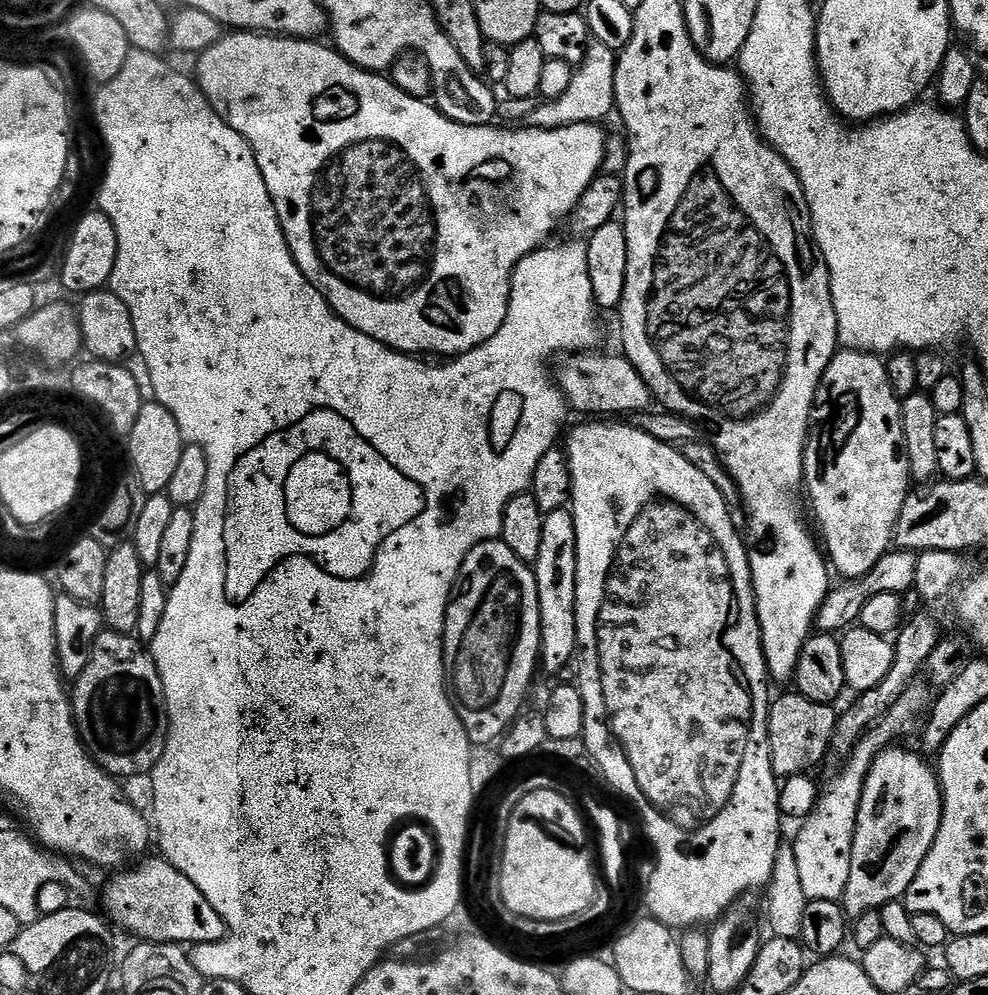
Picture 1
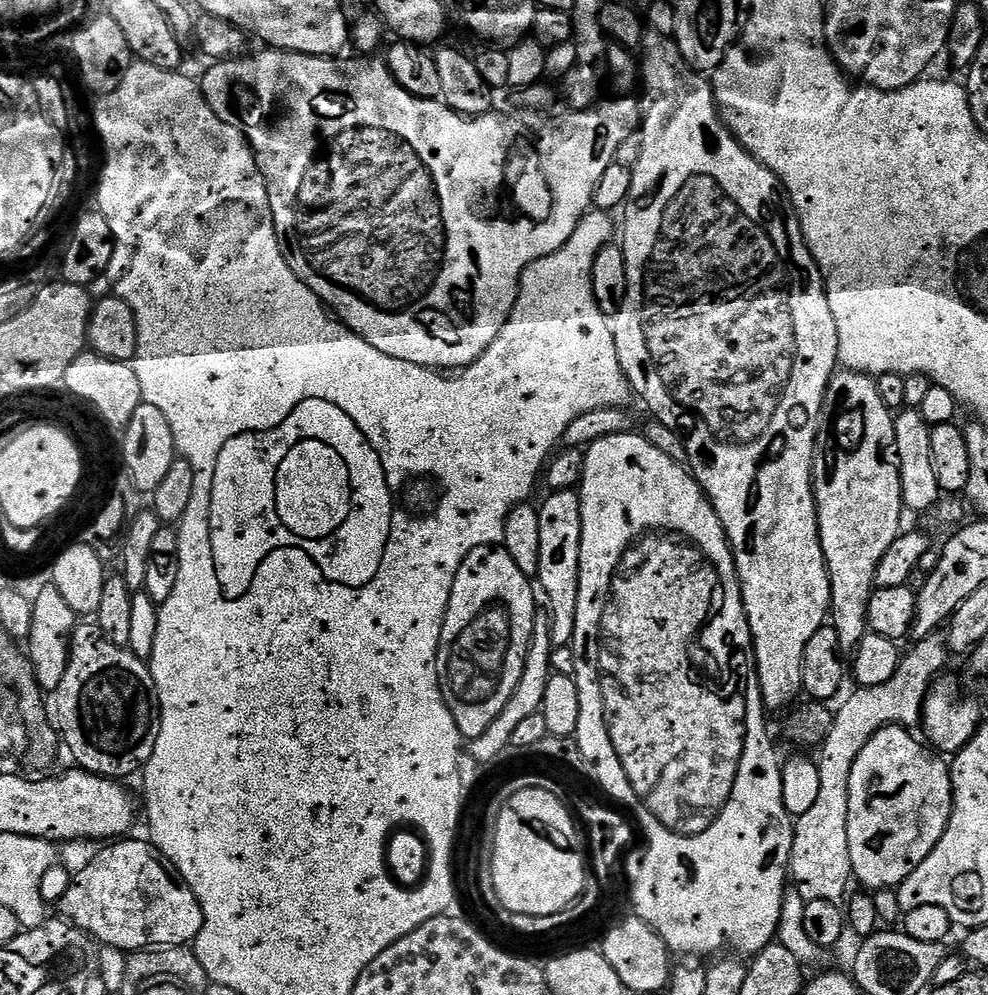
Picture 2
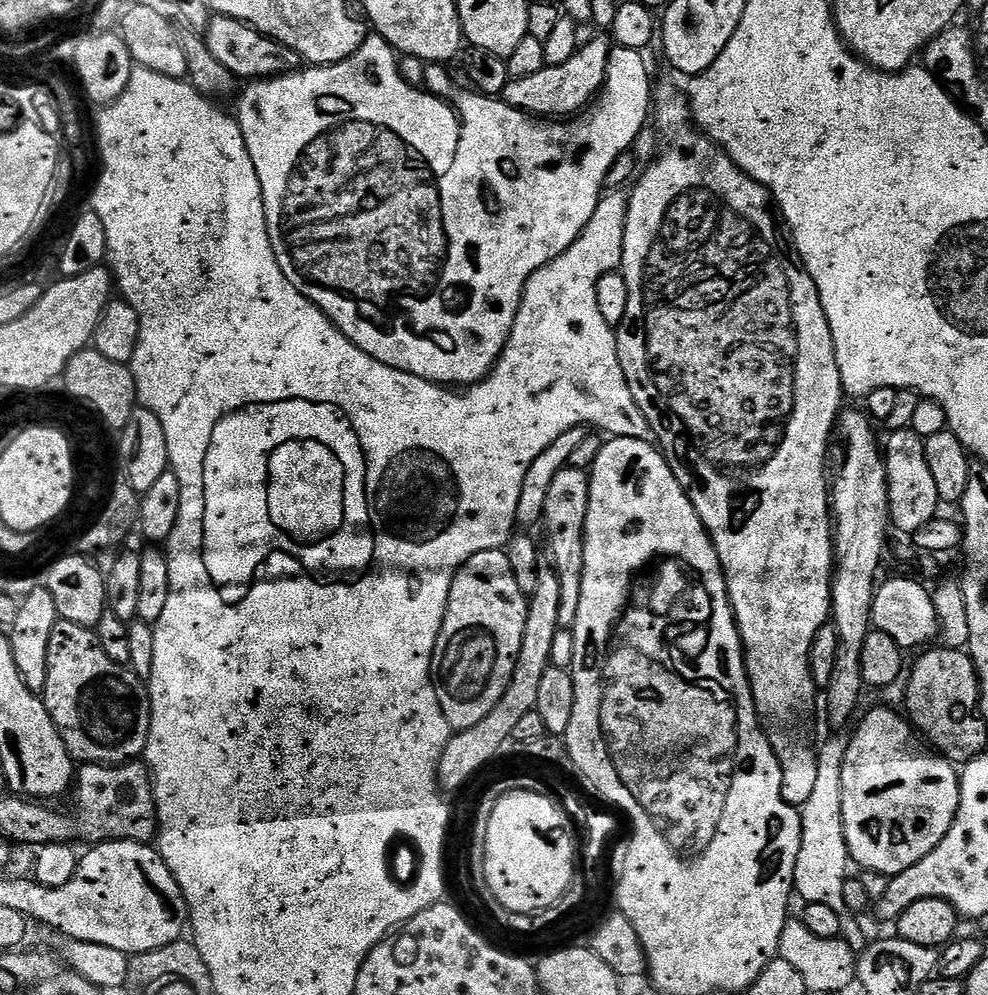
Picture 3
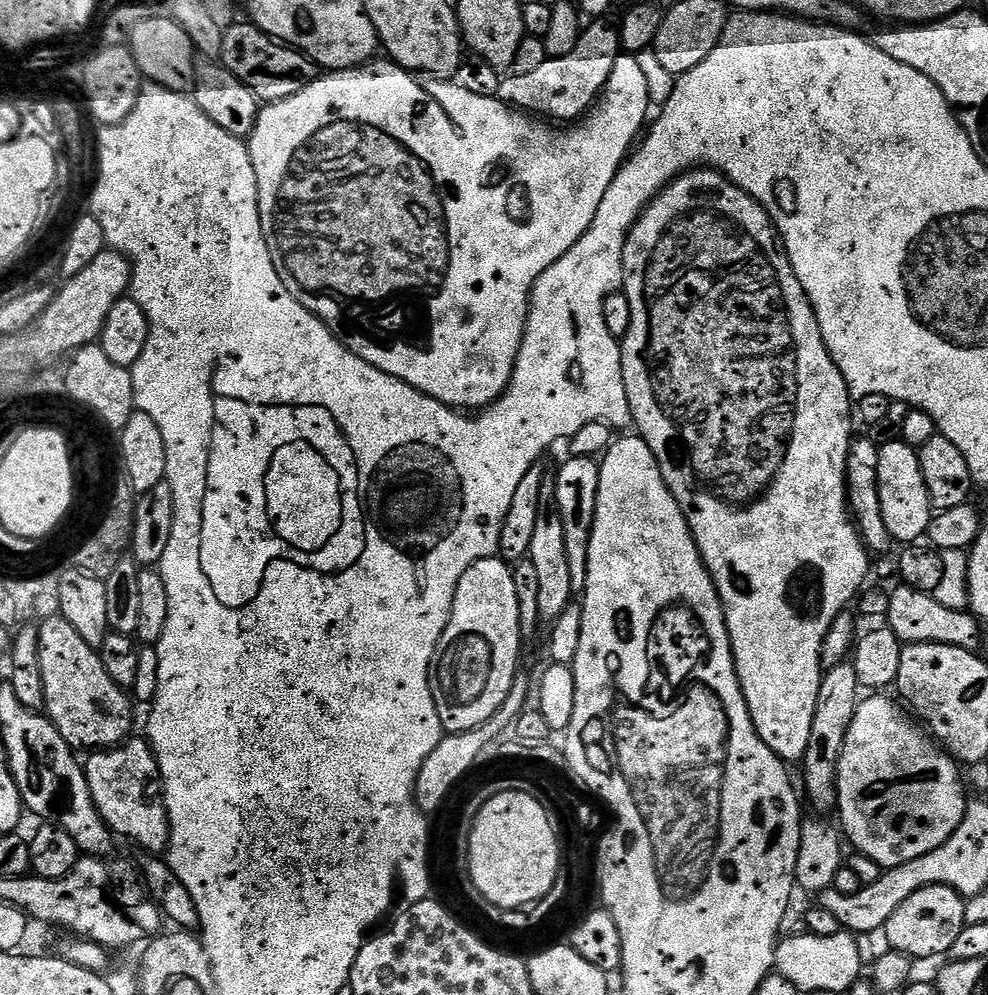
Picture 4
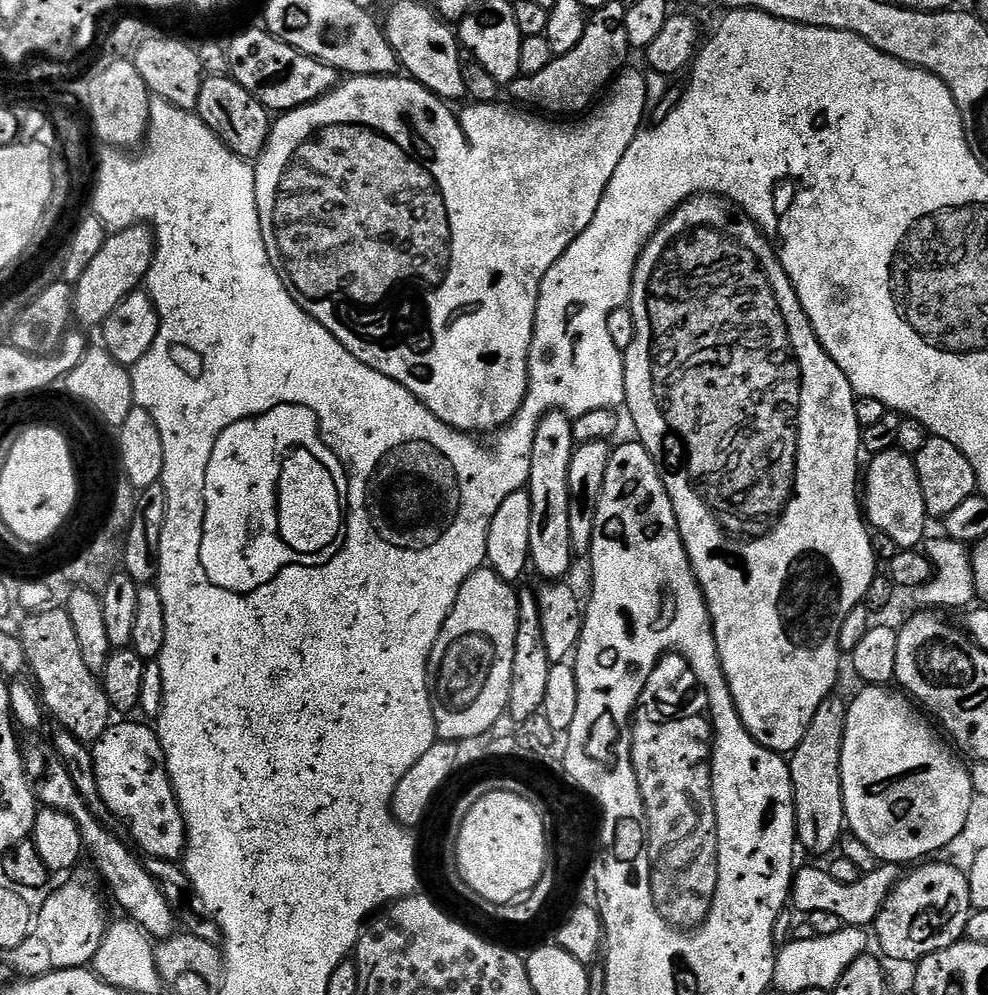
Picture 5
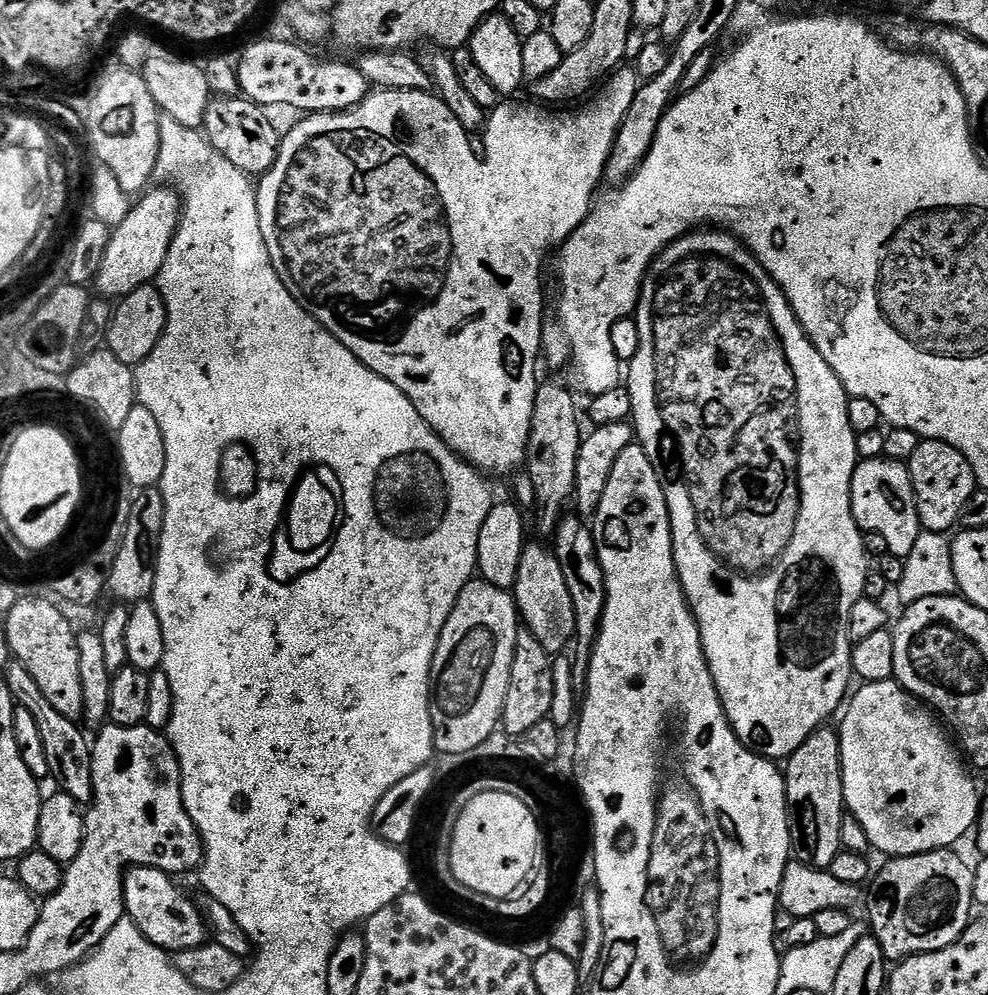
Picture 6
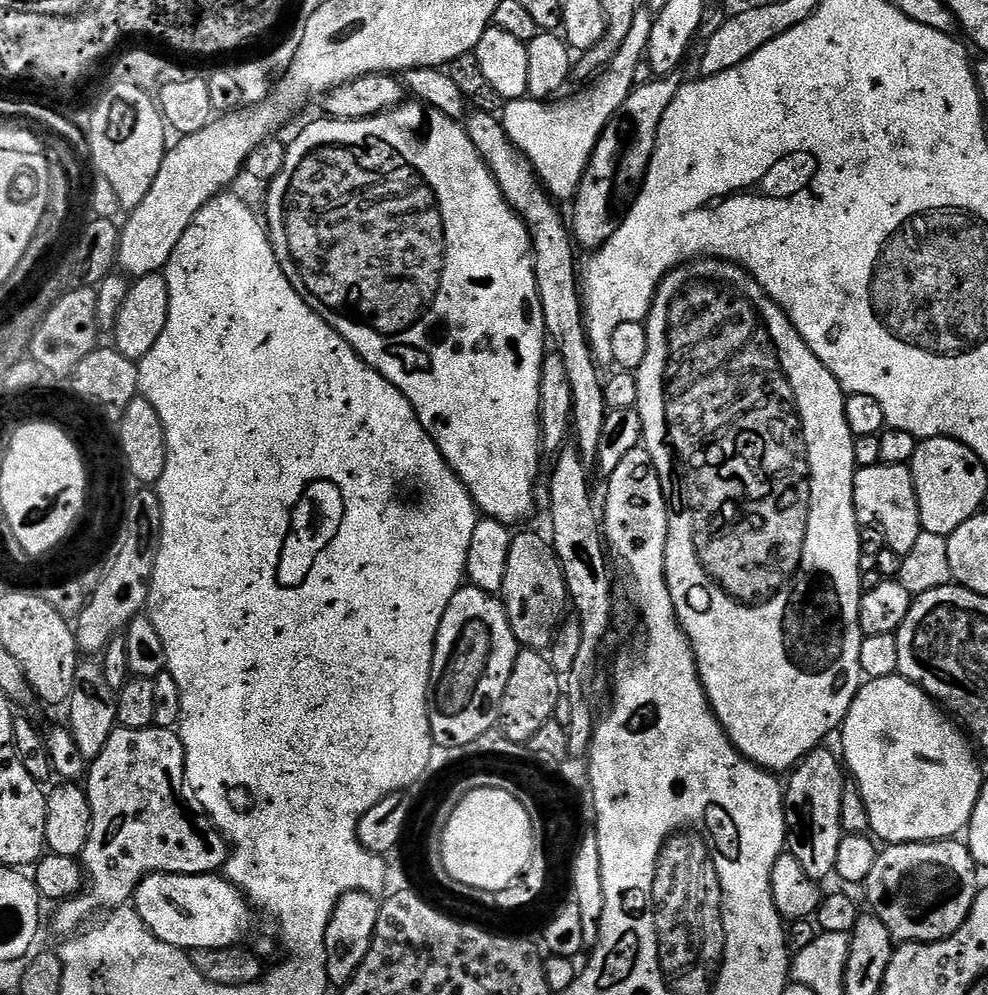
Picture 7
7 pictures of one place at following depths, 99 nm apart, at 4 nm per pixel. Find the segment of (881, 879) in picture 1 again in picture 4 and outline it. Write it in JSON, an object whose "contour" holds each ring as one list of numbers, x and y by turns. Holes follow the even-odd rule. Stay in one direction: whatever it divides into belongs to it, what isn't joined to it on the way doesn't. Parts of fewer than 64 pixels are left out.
{"contour":[[872,694,869,696,872,697,870,697,869,700,868,697,861,699,859,706,856,707,854,722,850,722,850,730,844,739,842,754,840,755,838,770,836,771,836,799,838,801,838,813,840,812,841,820,839,820,839,823,842,825,842,832,846,837,847,843,849,845,852,843,853,846,856,847,853,849,855,849,859,855,874,858,874,862,878,862,881,868,887,870,894,866,898,866,899,864,910,862,914,858,922,858,922,854,926,854,930,850,942,846,948,839,950,839,954,834,954,830,958,830,958,826,962,822,966,807,966,799,964,800,964,784,960,781,959,770,961,771,961,769,958,767,957,761,941,751,941,749,937,747,937,745,933,743,923,731,920,733,919,730,916,729,917,721,913,719,913,717,909,715,909,713,905,711,895,699,893,699,894,701,887,700,887,698,884,697,887,695,884,694]]}

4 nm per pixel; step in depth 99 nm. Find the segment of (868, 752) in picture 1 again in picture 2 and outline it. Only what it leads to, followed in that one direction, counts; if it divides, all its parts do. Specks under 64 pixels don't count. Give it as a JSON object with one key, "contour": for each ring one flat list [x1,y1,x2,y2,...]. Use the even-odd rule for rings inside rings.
{"contour":[[943,635,927,636,924,640,915,641,909,652,903,653,898,670,890,682,882,682,882,686,857,687,848,697,843,697,844,705,836,708,832,725,826,734,823,743,819,745,818,779,822,781,822,787,818,790,818,799,814,807,807,814,798,817,794,824,796,837,792,847,792,863,790,865,790,880,794,885,794,891,804,901,810,900,834,900,843,901,849,895,848,880,853,879,852,863,850,862,850,842,848,841,848,815,850,814,850,772,854,770,854,762,858,754,862,754,862,746,870,742,870,738,878,730,889,728,892,724,898,724,902,728,915,729,924,719,924,703,928,697,928,691,936,683,944,663,950,660,948,645]]}

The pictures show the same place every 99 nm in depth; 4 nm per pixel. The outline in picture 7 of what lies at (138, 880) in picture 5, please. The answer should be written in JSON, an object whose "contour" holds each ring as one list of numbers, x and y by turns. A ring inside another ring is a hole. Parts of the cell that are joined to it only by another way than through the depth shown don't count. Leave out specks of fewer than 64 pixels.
{"contour":[[156,872,136,887,134,907,140,921,162,942,175,948,230,948,249,935,253,909,227,878,220,874,187,876]]}

